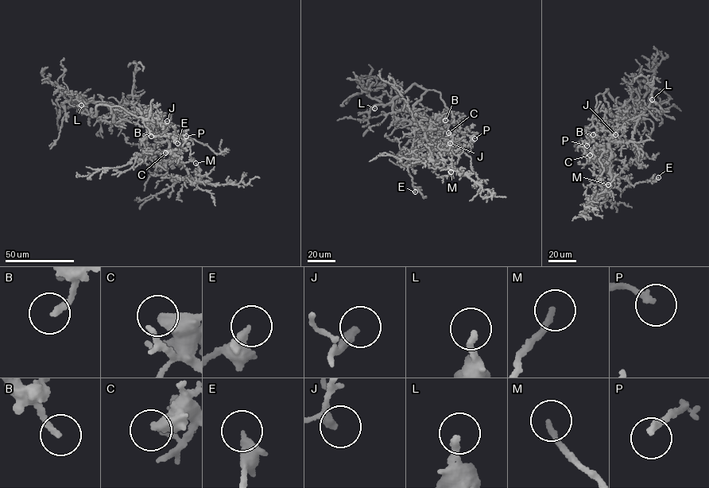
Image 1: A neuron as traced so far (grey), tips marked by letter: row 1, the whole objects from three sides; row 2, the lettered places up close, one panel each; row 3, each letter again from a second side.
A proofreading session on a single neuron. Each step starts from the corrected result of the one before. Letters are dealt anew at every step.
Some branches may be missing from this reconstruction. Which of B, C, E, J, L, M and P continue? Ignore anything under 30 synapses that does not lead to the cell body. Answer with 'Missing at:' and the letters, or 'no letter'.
Missing at: C, J, P

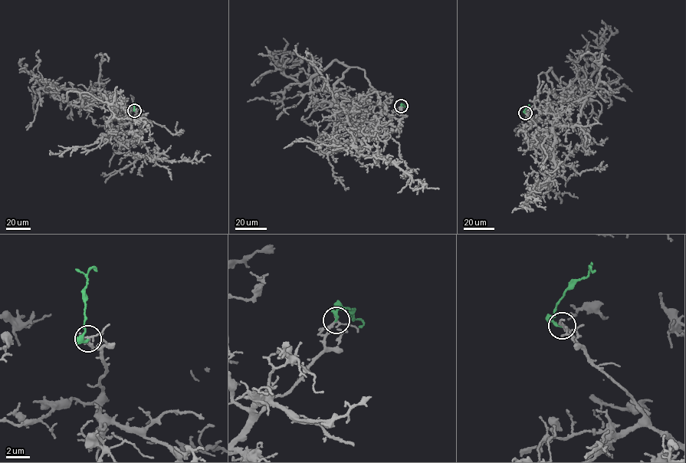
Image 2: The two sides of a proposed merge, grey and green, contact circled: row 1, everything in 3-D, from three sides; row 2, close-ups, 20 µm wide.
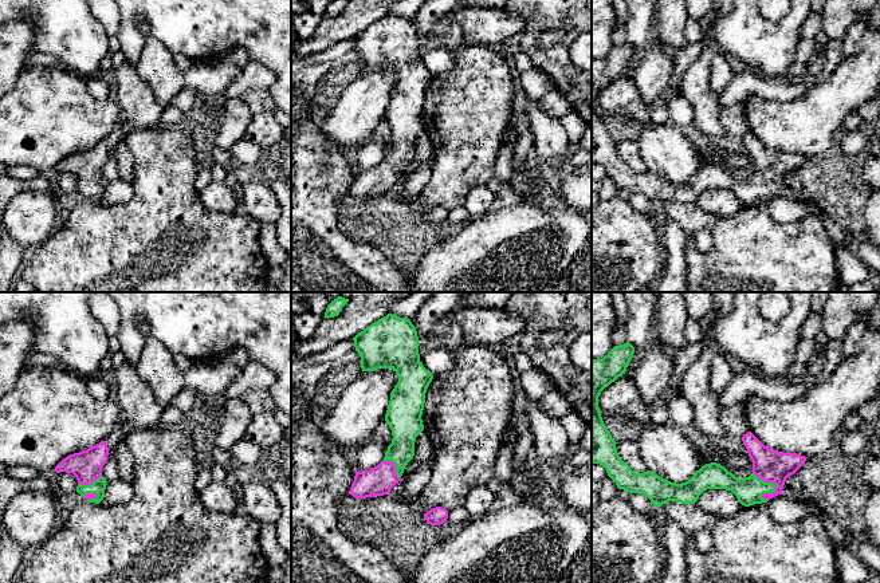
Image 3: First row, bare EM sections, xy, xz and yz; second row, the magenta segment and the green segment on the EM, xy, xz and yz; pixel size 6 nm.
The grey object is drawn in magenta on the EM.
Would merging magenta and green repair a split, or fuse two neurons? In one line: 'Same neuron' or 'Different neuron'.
Same neuron

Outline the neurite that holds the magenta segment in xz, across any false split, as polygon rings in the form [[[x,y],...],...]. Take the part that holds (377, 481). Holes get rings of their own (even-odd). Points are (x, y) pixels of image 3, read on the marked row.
[[[388,314],[353,340],[362,371],[392,369],[398,377],[385,414],[392,444],[377,466],[355,472],[349,491],[355,499],[366,499],[388,495],[413,458],[416,437],[424,430],[421,415],[433,375],[420,362],[419,336],[409,319]]]

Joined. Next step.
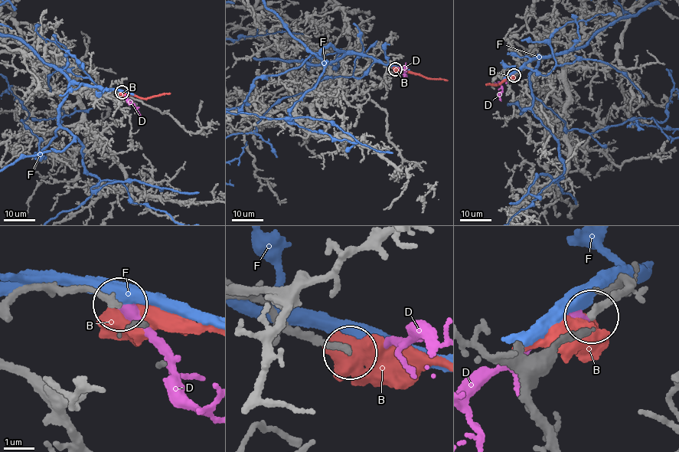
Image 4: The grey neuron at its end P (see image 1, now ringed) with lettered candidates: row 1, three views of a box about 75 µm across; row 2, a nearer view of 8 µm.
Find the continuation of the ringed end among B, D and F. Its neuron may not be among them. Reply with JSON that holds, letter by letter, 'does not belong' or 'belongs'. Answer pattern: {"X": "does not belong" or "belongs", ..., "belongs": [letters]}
{"B": "does not belong", "D": "belongs", "F": "does not belong", "belongs": ["D"]}

